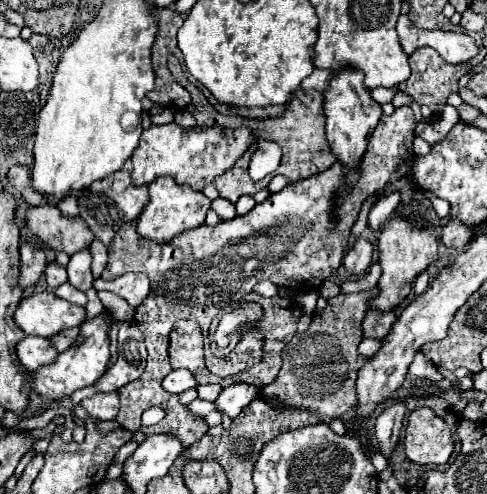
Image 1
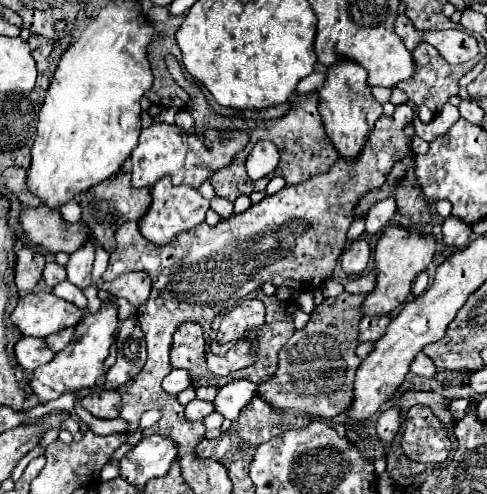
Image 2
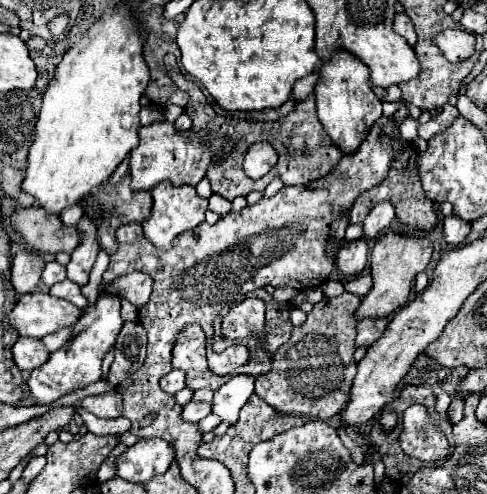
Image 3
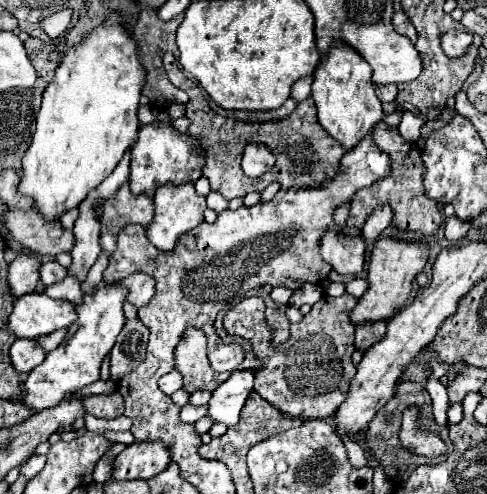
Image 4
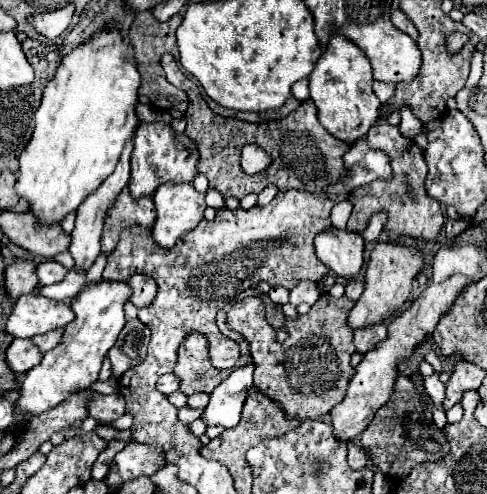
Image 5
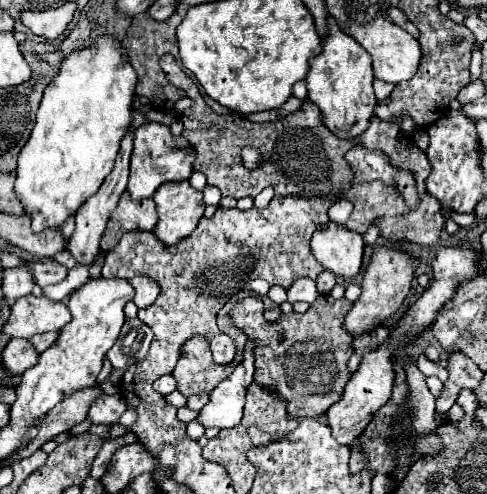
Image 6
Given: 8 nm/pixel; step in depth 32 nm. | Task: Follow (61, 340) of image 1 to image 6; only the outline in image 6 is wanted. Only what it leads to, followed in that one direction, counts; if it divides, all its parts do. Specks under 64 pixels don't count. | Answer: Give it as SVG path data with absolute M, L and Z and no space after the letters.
M48 332L48 334L36 334L36 336L32 336L30 342L36 348L36 352L44 352L48 346L54 344L56 338L58 338L58 332Z

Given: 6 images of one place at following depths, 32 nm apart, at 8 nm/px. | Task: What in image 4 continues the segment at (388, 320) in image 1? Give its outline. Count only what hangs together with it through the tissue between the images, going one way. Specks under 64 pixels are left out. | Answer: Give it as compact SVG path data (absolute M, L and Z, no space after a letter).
M384 320L358 326L356 328L356 340L354 340L356 350L366 352L374 342L378 342L378 340L384 338L384 332L386 332L386 322Z

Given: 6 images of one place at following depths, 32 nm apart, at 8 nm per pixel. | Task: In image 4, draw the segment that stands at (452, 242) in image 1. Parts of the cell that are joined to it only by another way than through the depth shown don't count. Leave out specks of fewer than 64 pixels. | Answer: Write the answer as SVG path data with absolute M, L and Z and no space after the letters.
M458 220L444 222L444 234L446 234L446 240L450 242L458 242L468 230L470 230L470 222L458 222Z

